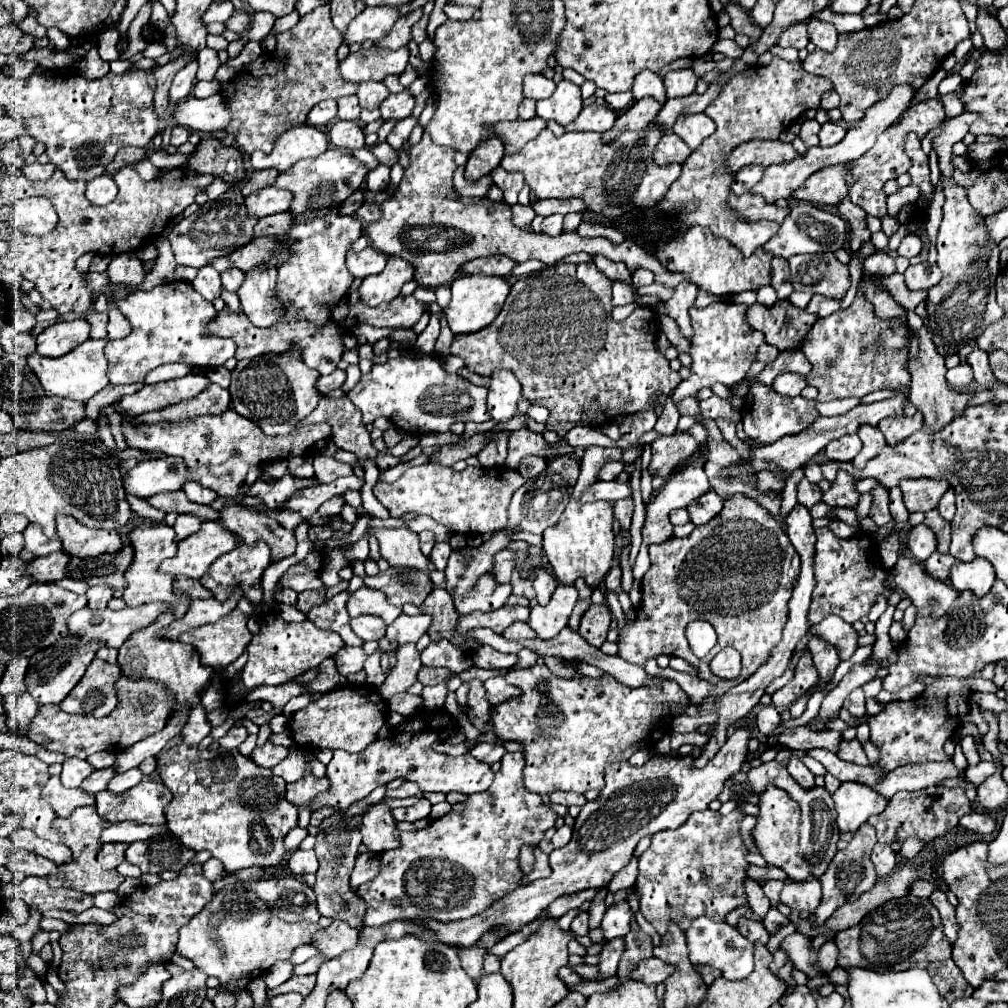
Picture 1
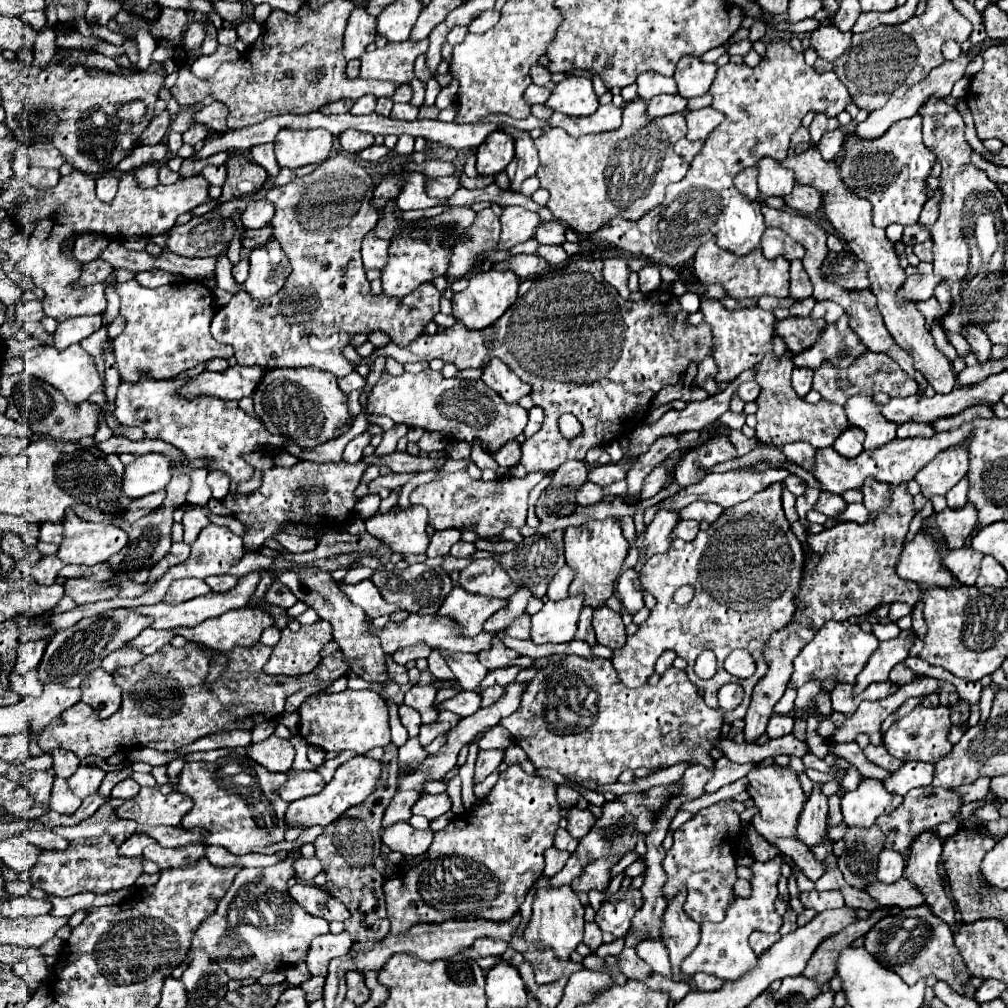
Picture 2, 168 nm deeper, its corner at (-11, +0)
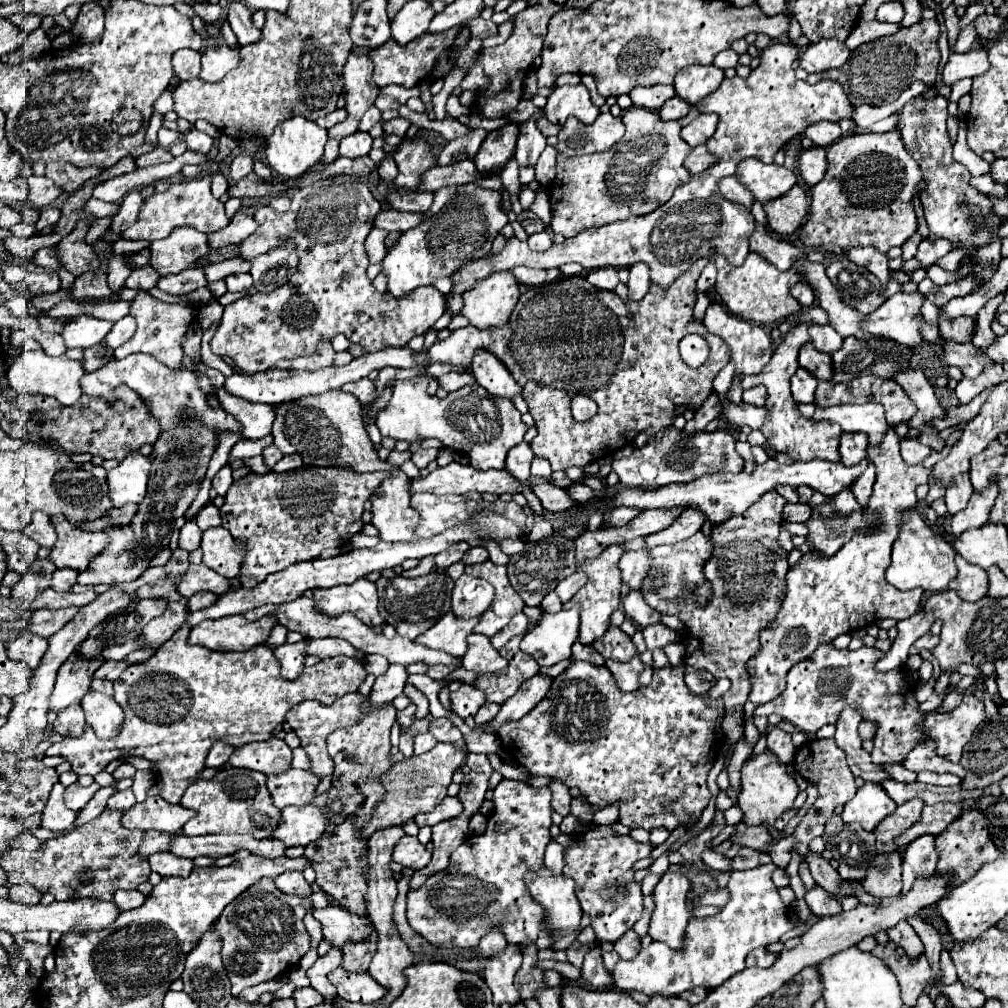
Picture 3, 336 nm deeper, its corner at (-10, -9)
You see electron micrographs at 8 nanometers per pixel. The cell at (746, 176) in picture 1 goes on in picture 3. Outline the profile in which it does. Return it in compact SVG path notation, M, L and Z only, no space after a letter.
M727 176L727 178L719 180L719 190L721 190L721 194L723 194L727 200L737 202L737 204L743 204L747 210L751 210L753 202L755 202L753 194L751 194L751 192L739 182L739 178L735 178L735 176Z

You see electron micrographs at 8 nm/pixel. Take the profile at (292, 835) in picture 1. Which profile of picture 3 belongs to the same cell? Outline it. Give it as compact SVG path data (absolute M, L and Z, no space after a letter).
M261 878L223 910L213 930L223 942L221 958L233 986L233 996L239 996L243 988L289 972L311 950L311 936L303 926L303 918L311 908L309 898L287 896L277 890L271 878Z

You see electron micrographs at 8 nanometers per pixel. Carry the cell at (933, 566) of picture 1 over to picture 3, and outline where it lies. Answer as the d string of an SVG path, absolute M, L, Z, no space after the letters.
M957 556L955 562L957 562L959 574L949 584L949 588L955 590L963 600L969 600L969 602L975 602L975 600L983 598L985 592L987 592L987 574L985 574L985 570L965 562L961 556Z

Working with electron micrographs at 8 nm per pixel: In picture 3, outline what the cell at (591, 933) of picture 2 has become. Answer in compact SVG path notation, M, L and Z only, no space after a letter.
M595 946L585 954L585 962L583 962L581 974L583 974L583 980L593 988L605 988L607 984L613 982L613 978L609 976L609 972L603 966L601 946Z

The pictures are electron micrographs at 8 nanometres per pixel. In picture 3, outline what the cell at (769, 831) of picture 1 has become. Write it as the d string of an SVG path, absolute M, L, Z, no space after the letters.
M769 750L757 758L747 760L741 768L741 794L739 794L739 808L745 812L743 822L747 826L775 828L777 818L793 808L797 792L799 792L799 786L787 774L787 766L781 764L775 758L775 754L771 754Z

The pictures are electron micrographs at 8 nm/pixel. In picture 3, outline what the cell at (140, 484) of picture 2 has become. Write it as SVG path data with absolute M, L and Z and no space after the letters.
M131 452L127 458L107 474L109 498L117 508L129 502L141 502L147 494L151 462L141 452Z

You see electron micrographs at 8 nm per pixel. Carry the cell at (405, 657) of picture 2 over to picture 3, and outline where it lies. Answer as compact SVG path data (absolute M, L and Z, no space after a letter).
M389 664L387 672L383 676L375 678L373 690L371 690L371 702L383 704L391 702L395 696L403 694L403 686L407 682L407 670L403 664Z

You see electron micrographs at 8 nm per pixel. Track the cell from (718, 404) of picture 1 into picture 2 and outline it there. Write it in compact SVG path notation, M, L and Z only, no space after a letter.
M748 381L738 387L738 395L742 401L756 401L758 393L760 393L760 387L756 385L756 381Z

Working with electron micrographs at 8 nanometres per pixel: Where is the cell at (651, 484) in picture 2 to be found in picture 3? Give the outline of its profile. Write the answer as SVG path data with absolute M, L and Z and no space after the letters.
M625 506L613 508L609 512L609 516L603 518L603 526L625 526L627 522L631 522L637 514L641 514L641 510L629 510Z

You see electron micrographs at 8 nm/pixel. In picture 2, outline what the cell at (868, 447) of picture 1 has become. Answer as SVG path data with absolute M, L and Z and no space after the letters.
M854 395L846 401L844 405L846 417L850 425L856 425L866 431L866 441L864 449L876 449L880 445L886 445L888 441L896 439L896 429L898 425L888 421L880 405L870 397L870 395Z

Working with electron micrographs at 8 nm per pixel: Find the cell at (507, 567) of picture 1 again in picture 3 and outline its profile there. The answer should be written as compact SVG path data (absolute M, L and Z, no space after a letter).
M463 574L453 588L451 610L461 618L481 616L487 610L487 606L491 606L491 602L495 600L493 592L495 590L489 582Z

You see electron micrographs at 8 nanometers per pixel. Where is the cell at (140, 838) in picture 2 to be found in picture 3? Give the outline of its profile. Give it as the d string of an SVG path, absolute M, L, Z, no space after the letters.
M149 830L143 836L143 842L139 846L139 854L143 858L147 858L155 852L165 852L165 850L169 850L169 840L171 838L173 838L173 834L163 834L163 832L157 832L157 830Z

